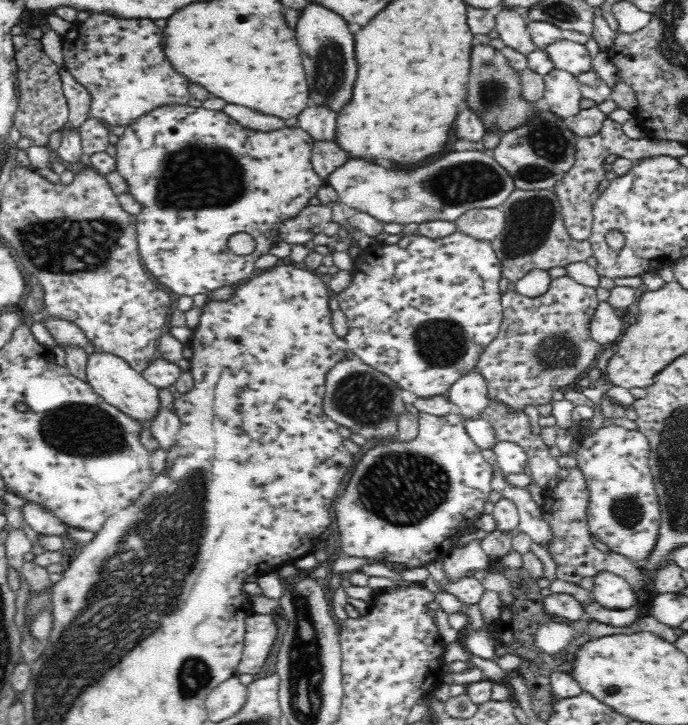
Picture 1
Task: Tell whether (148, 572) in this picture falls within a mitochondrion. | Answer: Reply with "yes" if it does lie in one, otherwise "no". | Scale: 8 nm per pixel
yes

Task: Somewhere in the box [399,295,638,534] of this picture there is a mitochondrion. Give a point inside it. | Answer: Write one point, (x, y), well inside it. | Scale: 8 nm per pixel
(442, 344)

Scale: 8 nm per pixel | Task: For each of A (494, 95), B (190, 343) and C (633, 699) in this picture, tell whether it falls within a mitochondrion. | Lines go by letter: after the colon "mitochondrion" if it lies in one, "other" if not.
A: mitochondrion
B: other
C: other

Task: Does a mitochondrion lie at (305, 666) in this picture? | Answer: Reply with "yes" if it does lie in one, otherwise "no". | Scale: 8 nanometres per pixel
yes

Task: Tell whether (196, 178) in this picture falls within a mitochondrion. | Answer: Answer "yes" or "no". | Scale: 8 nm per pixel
yes

